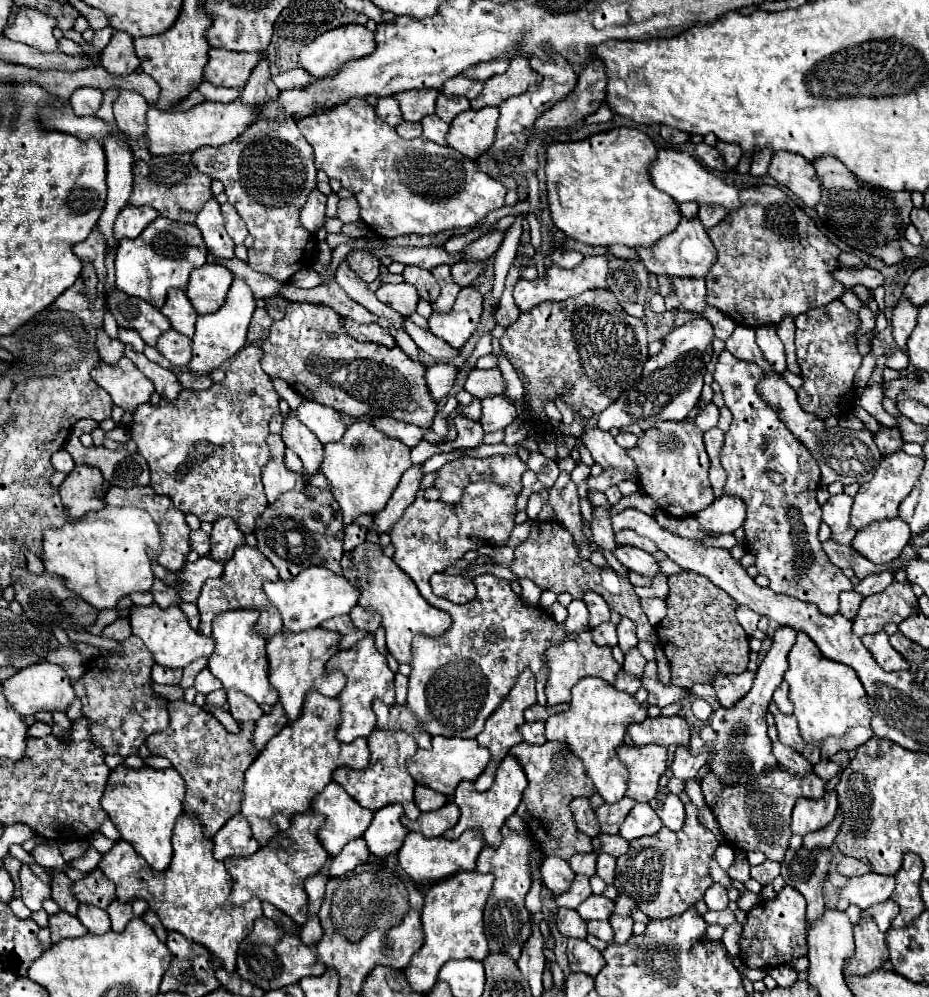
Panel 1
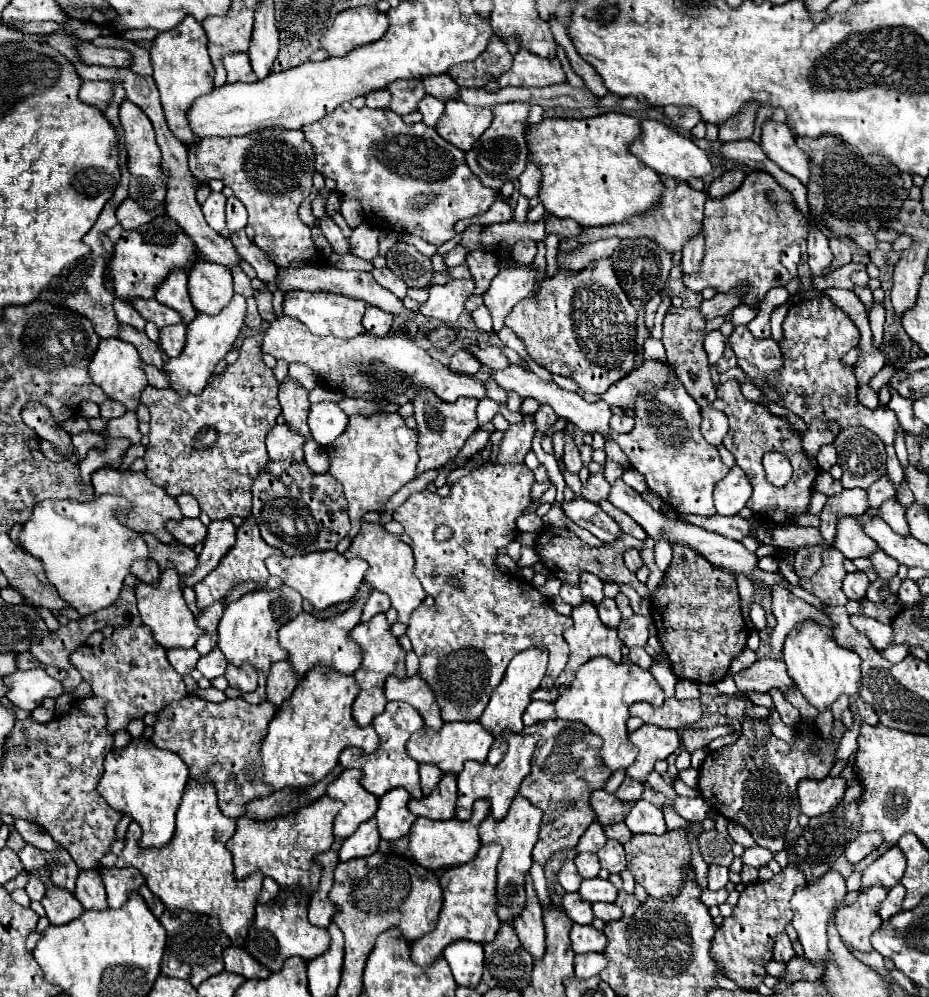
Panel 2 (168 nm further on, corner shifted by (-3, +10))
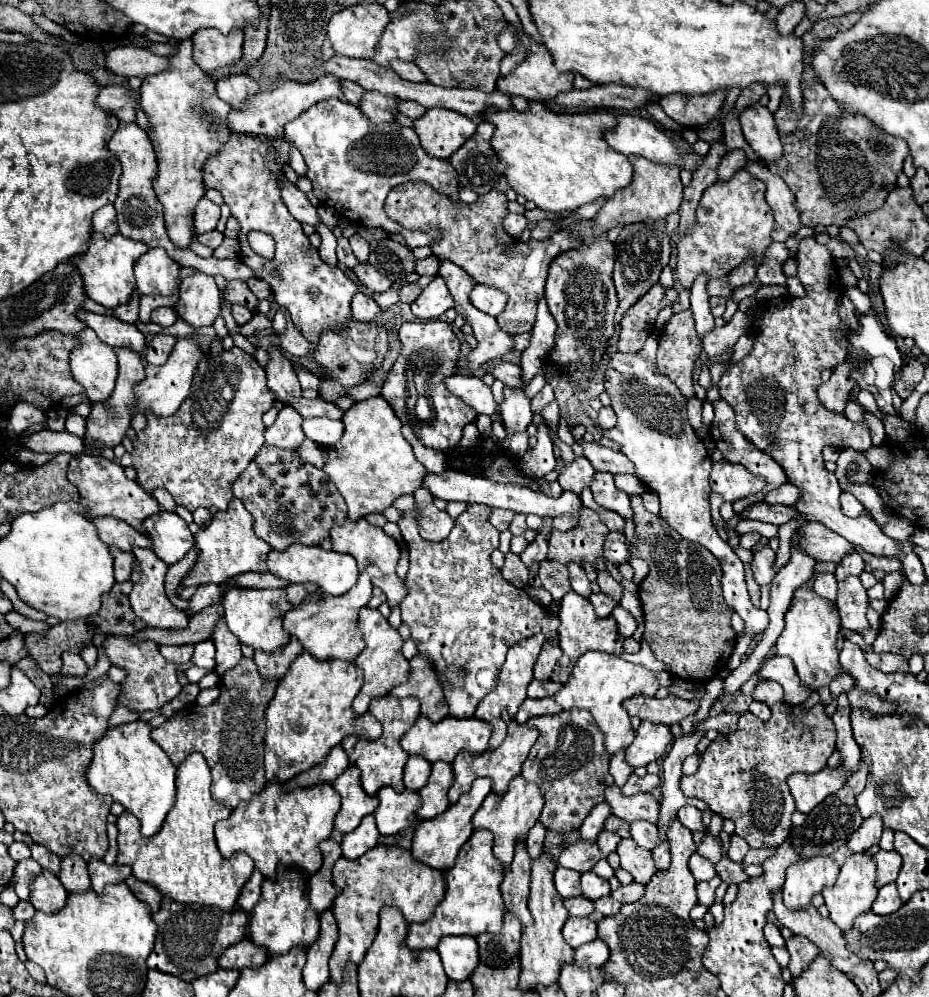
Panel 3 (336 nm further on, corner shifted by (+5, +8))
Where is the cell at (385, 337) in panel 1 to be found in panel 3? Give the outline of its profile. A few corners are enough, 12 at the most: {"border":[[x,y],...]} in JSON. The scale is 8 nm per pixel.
{"border":[[362,292],[354,294],[352,318],[374,322],[380,306]]}

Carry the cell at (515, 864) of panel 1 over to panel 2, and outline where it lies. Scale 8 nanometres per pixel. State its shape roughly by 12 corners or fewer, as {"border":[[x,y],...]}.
{"border":[[516,796],[504,820],[480,824],[498,862],[498,918],[512,924],[526,906],[542,810]]}

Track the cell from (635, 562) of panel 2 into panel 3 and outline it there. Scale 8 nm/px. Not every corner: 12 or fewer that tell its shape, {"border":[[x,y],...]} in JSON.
{"border":[[610,532],[604,542],[604,558],[614,566],[630,558],[622,532]]}

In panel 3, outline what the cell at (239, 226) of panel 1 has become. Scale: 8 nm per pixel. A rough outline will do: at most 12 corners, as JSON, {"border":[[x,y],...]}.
{"border":[[212,230],[196,238],[208,248],[218,248],[224,236]]}

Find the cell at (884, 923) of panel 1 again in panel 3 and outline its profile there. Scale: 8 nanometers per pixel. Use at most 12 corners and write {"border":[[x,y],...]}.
{"border":[[896,884],[878,890],[872,904],[876,914],[892,914],[902,906]]}

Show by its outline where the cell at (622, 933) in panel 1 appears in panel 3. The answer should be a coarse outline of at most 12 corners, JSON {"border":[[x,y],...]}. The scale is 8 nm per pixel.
{"border":[[632,882],[612,892],[624,904],[636,902],[644,894],[644,884]]}

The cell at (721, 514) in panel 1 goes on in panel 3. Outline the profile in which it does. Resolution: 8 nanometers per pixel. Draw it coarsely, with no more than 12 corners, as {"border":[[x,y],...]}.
{"border":[[712,462],[710,488],[724,502],[760,492],[742,464]]}

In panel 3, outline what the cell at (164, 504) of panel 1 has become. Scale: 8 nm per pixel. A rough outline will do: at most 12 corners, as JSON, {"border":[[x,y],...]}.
{"border":[[78,454],[68,480],[88,518],[114,516],[144,532],[152,494],[102,456]]}

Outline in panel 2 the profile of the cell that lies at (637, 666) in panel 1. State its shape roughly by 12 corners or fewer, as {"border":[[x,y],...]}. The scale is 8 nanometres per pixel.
{"border":[[650,616],[620,622],[618,636],[628,648],[644,648]]}

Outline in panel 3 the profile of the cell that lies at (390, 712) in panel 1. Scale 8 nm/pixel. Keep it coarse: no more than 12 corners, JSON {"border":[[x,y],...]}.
{"border":[[422,654],[410,660],[408,682],[390,690],[396,698],[418,698],[432,722],[448,716],[442,684]]}

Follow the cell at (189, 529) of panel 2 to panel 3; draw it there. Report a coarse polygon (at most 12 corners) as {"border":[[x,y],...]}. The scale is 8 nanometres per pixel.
{"border":[[162,510],[144,526],[154,554],[168,566],[194,546],[188,524]]}

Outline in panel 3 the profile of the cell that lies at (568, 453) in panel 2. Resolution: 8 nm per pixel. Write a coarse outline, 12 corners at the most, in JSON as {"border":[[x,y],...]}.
{"border":[[556,400],[544,406],[540,414],[550,422],[550,430],[556,434],[560,408]]}

